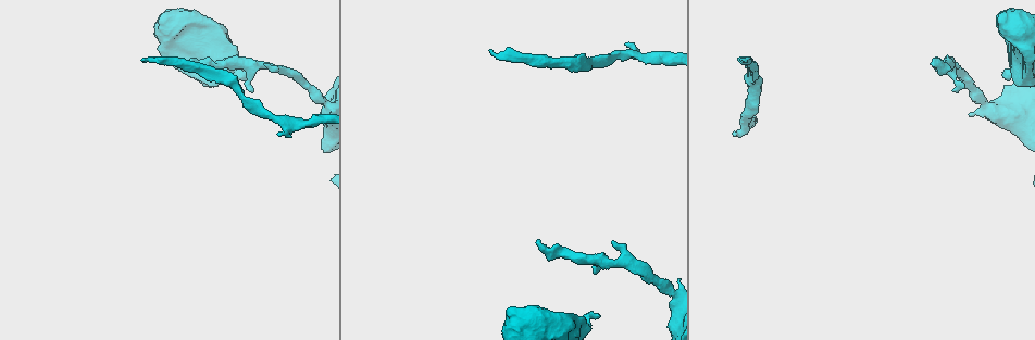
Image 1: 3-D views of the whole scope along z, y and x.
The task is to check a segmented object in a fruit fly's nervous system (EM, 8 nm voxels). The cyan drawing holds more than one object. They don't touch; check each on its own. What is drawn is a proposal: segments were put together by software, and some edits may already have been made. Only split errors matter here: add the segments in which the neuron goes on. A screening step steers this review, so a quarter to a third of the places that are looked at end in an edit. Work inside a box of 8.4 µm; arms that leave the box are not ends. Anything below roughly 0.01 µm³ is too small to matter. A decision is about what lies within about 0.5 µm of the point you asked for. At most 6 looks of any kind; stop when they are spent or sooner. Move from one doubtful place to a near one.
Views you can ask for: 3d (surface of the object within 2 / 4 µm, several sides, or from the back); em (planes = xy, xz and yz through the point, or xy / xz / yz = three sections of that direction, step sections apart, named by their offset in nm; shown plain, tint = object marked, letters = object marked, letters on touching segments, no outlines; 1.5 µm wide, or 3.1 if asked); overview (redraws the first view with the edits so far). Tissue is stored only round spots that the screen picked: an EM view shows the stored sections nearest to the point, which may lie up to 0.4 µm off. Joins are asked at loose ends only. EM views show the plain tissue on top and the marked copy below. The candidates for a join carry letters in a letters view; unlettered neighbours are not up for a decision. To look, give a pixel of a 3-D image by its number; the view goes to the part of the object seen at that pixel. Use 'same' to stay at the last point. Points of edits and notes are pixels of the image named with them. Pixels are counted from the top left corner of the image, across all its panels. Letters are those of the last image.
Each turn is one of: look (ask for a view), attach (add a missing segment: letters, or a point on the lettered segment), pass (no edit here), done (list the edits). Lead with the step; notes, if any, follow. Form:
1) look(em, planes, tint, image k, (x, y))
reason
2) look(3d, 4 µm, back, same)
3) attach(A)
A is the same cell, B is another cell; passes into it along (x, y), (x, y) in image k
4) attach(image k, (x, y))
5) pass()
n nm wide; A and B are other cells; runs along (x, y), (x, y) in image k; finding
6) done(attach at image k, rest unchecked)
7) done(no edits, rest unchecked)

look(3d, 4 µm, image 1, (599, 315))
free end

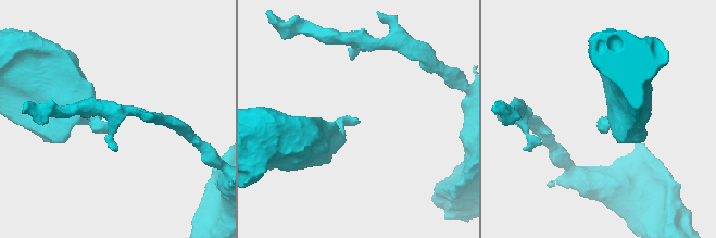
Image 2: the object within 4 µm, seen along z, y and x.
look(em, planes, letters, image 2, (602, 124))

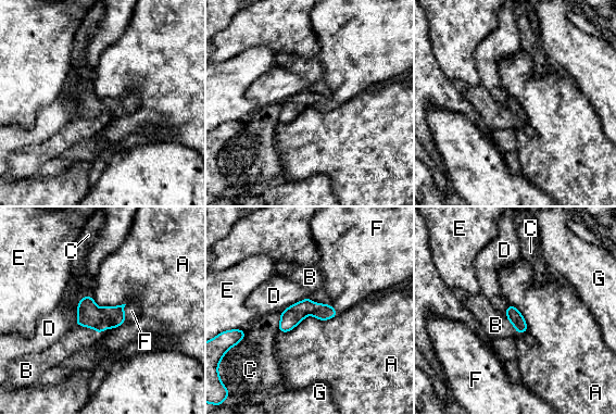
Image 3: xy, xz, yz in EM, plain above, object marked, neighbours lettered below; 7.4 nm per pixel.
attach(F)
A touches over 460 nm; F is the same cell, A, B, C, D, E and G are other cells; passes into it along (90, 315), (124, 314), (132, 311) in image 3; it goes on there

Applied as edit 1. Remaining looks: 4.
look(overview)
see it whole again

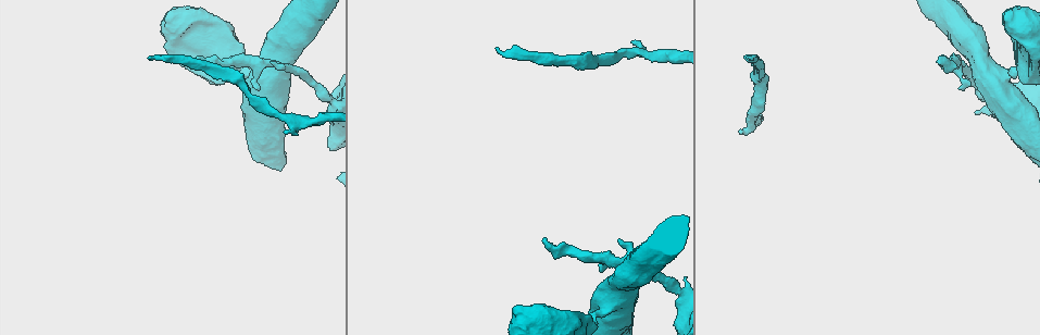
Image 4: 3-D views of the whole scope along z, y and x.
look(3d, 2 µm, image 4, (544, 241))
an open end

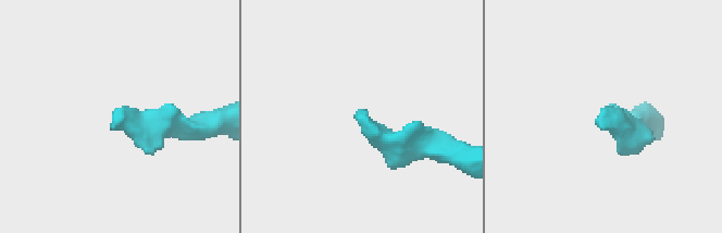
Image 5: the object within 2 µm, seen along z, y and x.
look(em, planes, letters, image 5, (114, 118))
now the EM

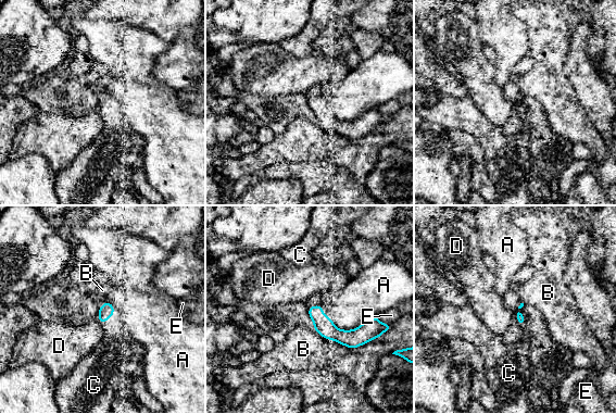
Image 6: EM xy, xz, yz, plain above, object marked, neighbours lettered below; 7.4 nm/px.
attach(C)
C is the same cell, A, B, D and E are other cells; it goes on there

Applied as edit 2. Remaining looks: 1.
done(attach at image 3, attach at image 6, rest unchecked)

